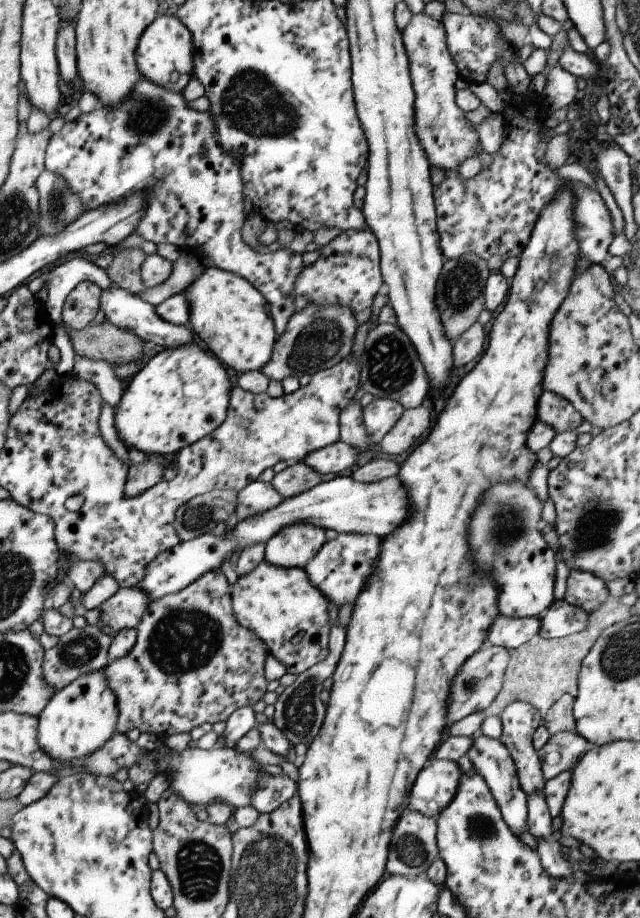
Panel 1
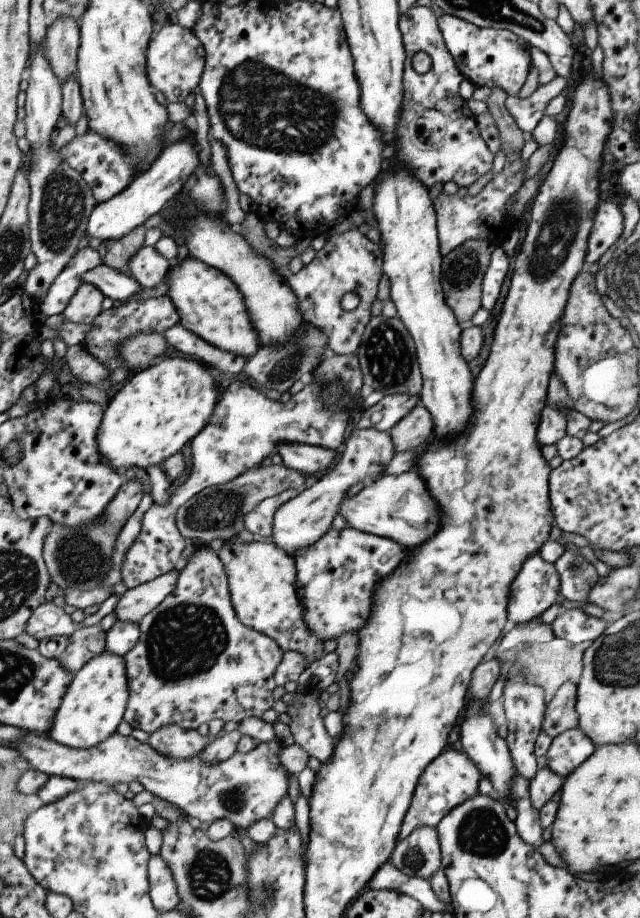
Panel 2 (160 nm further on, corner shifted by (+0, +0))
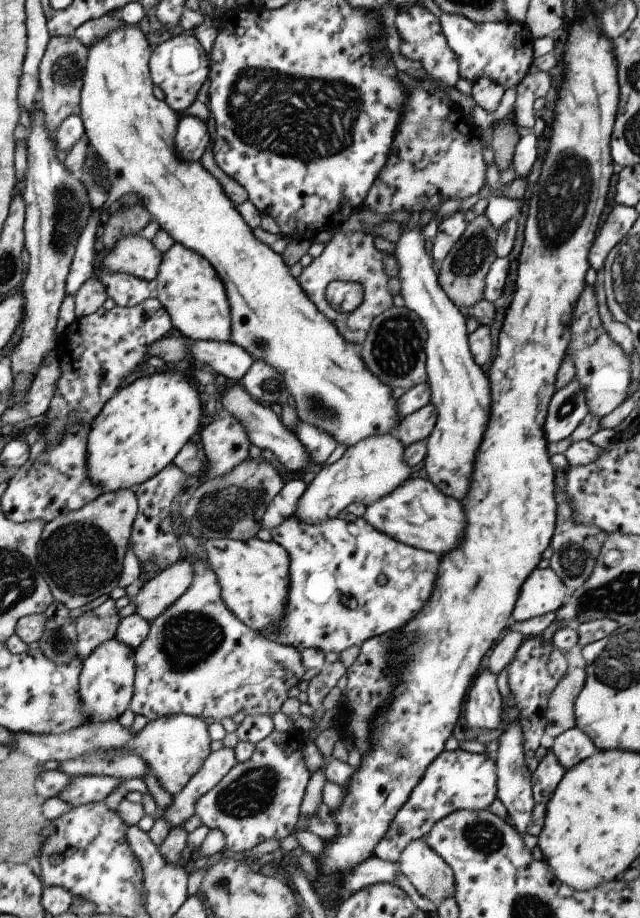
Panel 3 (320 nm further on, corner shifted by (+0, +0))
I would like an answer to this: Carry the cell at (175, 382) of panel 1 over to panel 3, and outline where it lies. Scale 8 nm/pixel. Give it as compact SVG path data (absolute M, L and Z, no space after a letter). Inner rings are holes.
M165 370L151 376L143 376L123 386L103 408L102 414L91 425L90 434L90 476L105 493L135 488L155 477L162 469L170 465L175 454L200 429L204 396L193 386L179 370Z

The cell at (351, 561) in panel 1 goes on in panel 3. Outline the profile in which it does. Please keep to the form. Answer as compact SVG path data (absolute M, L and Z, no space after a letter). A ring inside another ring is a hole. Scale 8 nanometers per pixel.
M292 515L289 518L285 518L285 521L279 524L277 528L271 528L269 533L271 534L271 541L279 544L289 556L289 590L287 592L287 604L285 610L283 610L283 618L279 620L281 624L273 632L259 630L259 633L263 634L263 638L269 638L271 642L279 642L279 644L283 644L284 646L291 646L297 651L305 650L305 648L316 648L317 650L323 651L323 653L335 652L339 654L346 648L351 646L361 647L363 642L371 638L380 637L385 633L392 633L395 630L399 630L405 622L409 622L415 616L415 612L419 608L423 608L423 604L427 602L427 598L431 594L439 558L431 552L424 552L423 550L397 542L397 540L389 538L385 534L381 534L375 528L371 528L367 522L363 522L363 518L357 518L355 522L345 522L341 518L329 518L329 520L317 522L317 524L305 524L305 522L299 522ZM380 576L384 578L383 584L378 583Z

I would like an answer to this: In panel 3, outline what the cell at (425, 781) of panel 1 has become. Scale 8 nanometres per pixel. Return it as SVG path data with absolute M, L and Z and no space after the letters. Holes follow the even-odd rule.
M457 748L452 752L442 751L424 771L419 783L409 794L407 802L399 808L399 812L395 814L387 834L381 838L380 842L375 846L373 856L380 860L389 860L396 863L399 854L402 854L403 848L407 846L407 842L422 838L429 833L429 830L435 825L435 822L441 820L454 812L455 810L485 810L491 802L496 799L496 774L494 763L484 754L472 754Z

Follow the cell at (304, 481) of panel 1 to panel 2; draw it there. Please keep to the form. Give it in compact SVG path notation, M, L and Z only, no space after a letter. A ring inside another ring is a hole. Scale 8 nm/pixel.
M280 462L270 467L255 466L251 470L244 470L237 478L221 486L211 486L195 494L190 501L185 501L175 512L175 527L181 537L190 544L208 546L211 540L223 538L228 540L232 535L241 531L244 526L239 522L255 504L285 490L295 490L299 493L304 490L306 476L287 468Z

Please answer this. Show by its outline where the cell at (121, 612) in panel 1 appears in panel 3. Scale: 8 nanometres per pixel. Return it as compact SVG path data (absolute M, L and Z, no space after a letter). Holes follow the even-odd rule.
M183 557L159 571L157 576L144 582L139 592L130 598L131 604L135 606L134 613L145 621L158 618L159 614L174 605L175 600L191 585L191 574L191 564Z

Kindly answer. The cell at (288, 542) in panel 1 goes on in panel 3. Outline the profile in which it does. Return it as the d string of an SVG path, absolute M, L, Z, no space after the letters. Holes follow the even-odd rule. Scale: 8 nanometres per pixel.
M389 433L367 436L353 446L340 450L328 464L320 467L320 472L306 486L293 516L305 524L317 524L329 518L337 518L337 514L351 503L363 504L365 507L387 496L395 486L413 475L414 468L405 464L403 452L404 447Z

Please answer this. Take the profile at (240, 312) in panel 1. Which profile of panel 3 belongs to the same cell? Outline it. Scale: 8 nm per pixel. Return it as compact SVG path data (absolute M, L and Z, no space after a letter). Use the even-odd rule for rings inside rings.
M174 243L162 257L155 278L155 299L169 312L176 333L186 341L230 342L229 302L215 270L199 254L178 243Z

